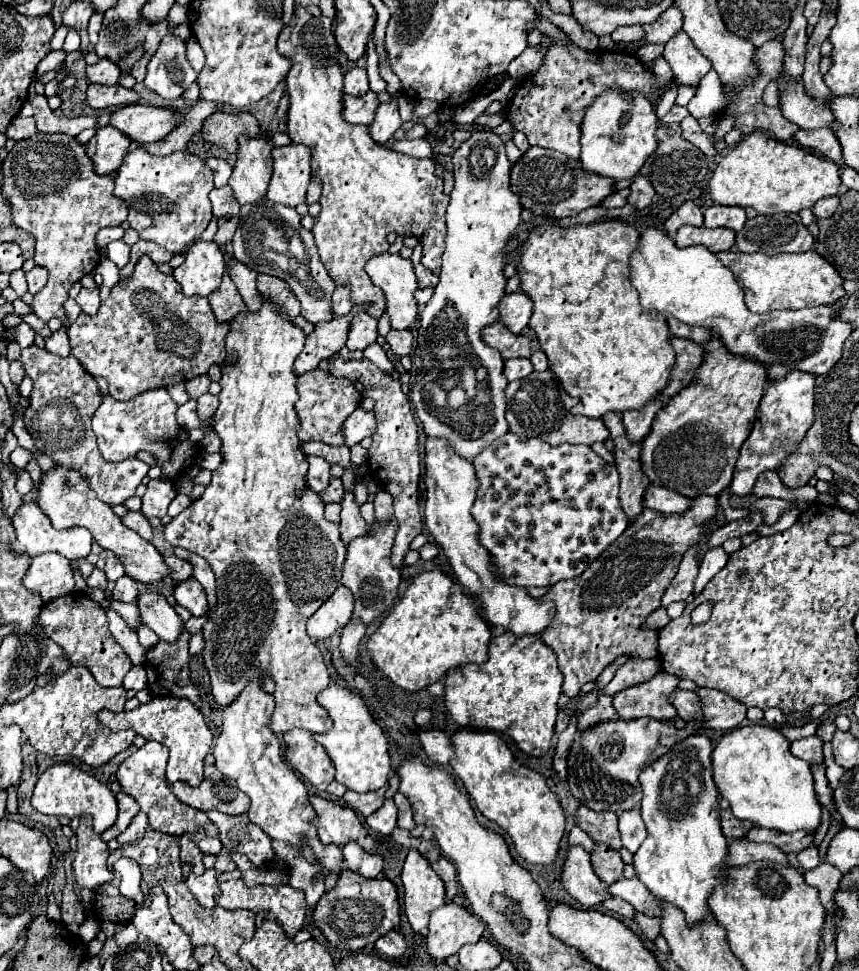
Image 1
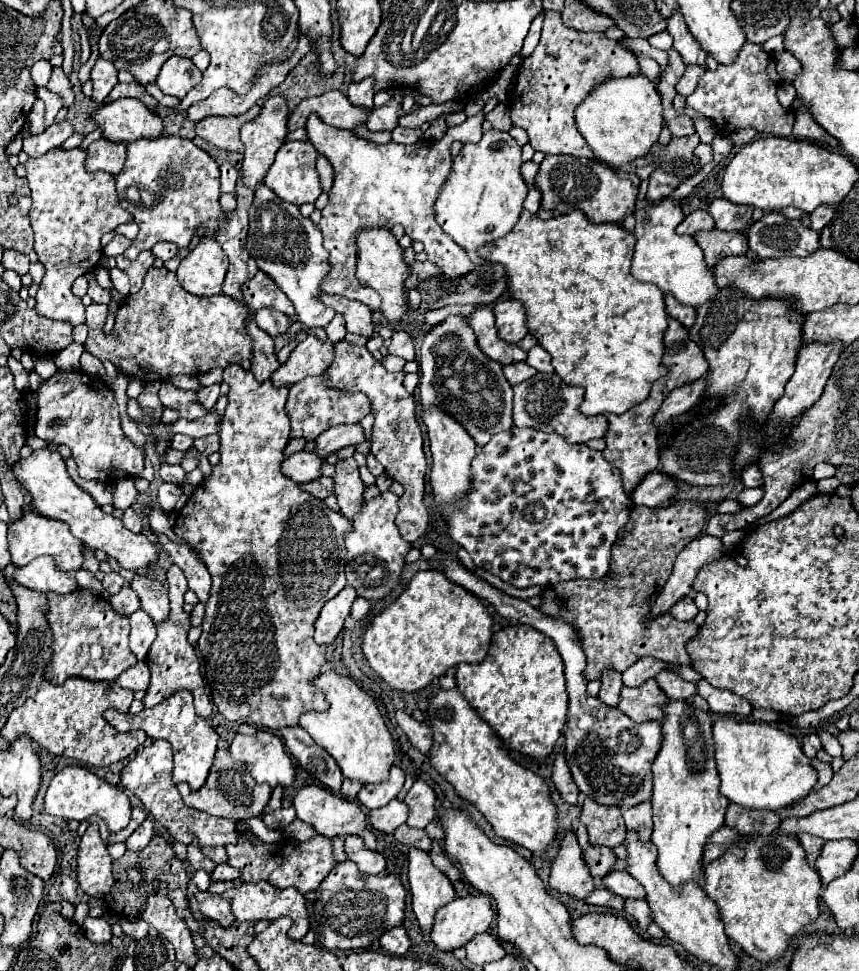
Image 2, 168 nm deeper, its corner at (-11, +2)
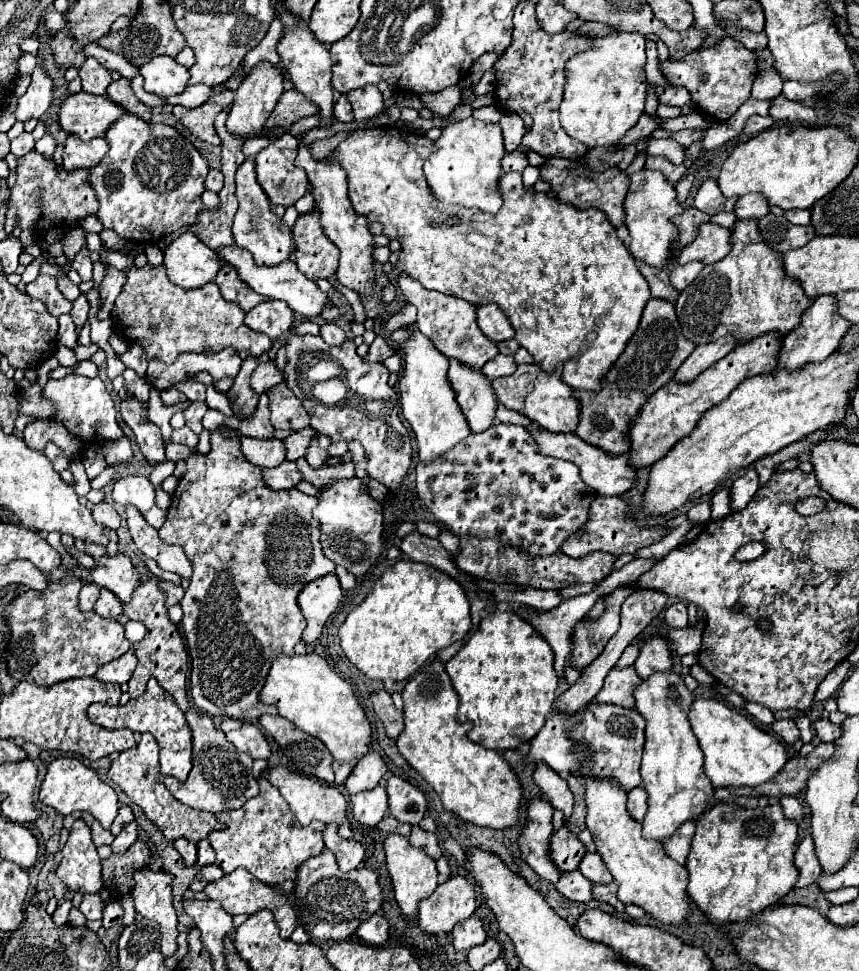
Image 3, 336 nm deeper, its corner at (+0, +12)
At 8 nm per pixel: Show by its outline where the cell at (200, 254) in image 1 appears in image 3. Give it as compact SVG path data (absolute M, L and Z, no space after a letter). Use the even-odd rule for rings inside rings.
M190 230L180 234L164 252L164 268L170 282L186 290L212 282L220 266L216 252Z

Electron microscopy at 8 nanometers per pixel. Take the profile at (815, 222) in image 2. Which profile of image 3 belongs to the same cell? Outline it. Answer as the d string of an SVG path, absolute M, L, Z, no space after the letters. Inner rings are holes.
M788 210L788 212L784 212L784 218L792 224L806 226L806 224L810 224L810 210Z

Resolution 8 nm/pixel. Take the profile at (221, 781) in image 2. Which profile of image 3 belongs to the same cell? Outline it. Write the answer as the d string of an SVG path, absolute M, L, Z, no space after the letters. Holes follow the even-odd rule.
M188 708L184 716L192 730L192 770L186 782L178 782L176 778L164 778L166 788L176 800L196 810L216 814L222 810L242 808L250 798L258 794L258 780L252 774L252 758L232 748L224 732L216 730L210 716L198 714L198 710L194 708Z

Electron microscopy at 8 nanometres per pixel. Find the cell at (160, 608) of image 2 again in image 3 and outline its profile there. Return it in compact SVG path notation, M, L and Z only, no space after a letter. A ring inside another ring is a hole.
M124 554L98 558L90 574L100 588L108 588L110 592L114 592L120 602L128 602L134 588L138 586L138 572L132 566L130 558Z

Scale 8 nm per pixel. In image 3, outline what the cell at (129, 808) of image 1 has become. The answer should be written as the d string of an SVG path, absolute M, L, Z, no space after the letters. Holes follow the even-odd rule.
M122 806L122 808L120 808L120 812L118 812L118 816L116 816L116 820L114 820L114 824L110 827L110 831L114 836L118 836L118 834L120 834L120 830L124 828L124 824L130 824L132 820L134 820L132 810L130 810L128 806Z

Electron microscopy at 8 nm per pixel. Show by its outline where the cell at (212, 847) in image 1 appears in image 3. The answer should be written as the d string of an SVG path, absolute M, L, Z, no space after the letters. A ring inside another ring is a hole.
M204 838L204 840L200 840L198 842L198 866L202 868L202 866L210 866L210 864L214 864L216 862L216 854L212 852L212 846L210 846L210 842Z

